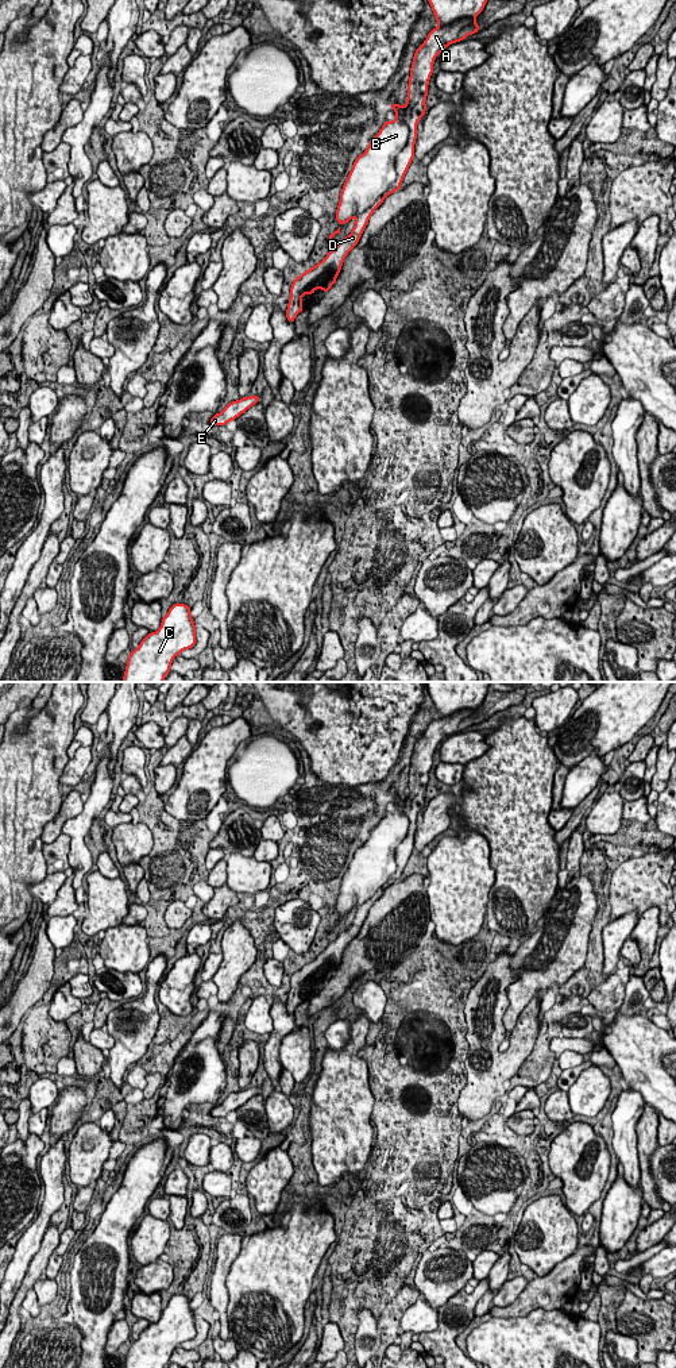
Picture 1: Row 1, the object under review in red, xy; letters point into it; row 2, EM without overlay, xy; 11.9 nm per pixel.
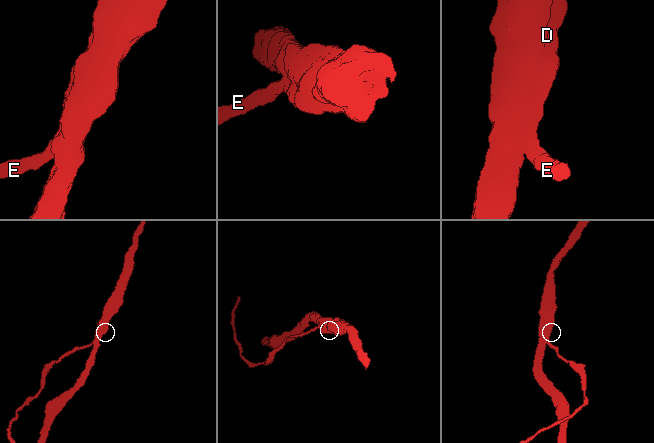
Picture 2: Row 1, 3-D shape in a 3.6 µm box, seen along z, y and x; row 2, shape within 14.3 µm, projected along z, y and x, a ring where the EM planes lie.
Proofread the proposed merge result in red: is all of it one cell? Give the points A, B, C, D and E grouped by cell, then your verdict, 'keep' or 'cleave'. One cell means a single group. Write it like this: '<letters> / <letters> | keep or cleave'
A D E / B C | cleave

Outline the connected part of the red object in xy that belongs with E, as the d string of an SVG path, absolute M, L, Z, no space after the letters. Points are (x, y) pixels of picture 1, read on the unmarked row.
M260 1087L243 1088L237 1093L229 1094L221 1105L213 1106L210 1115L225 1117L228 1113L235 1111L237 1107L244 1105L254 1095L258 1095Z

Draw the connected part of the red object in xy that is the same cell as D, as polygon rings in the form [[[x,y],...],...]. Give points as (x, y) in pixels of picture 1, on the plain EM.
[[[463,709],[449,717],[433,720],[421,739],[414,744],[407,777],[407,791],[403,813],[409,818],[406,837],[395,848],[395,874],[375,893],[375,895],[356,907],[352,924],[339,933],[328,947],[295,970],[290,979],[290,991],[286,1001],[287,1013],[294,1014],[295,1007],[304,1002],[302,987],[313,986],[316,980],[325,984],[336,974],[347,945],[358,936],[372,903],[383,894],[385,889],[401,879],[402,871],[414,849],[417,814],[425,806],[429,770],[433,764],[436,748],[449,736],[464,732],[468,727],[479,722],[475,709]]]

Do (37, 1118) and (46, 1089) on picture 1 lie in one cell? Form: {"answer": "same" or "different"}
{"answer": "same"}

